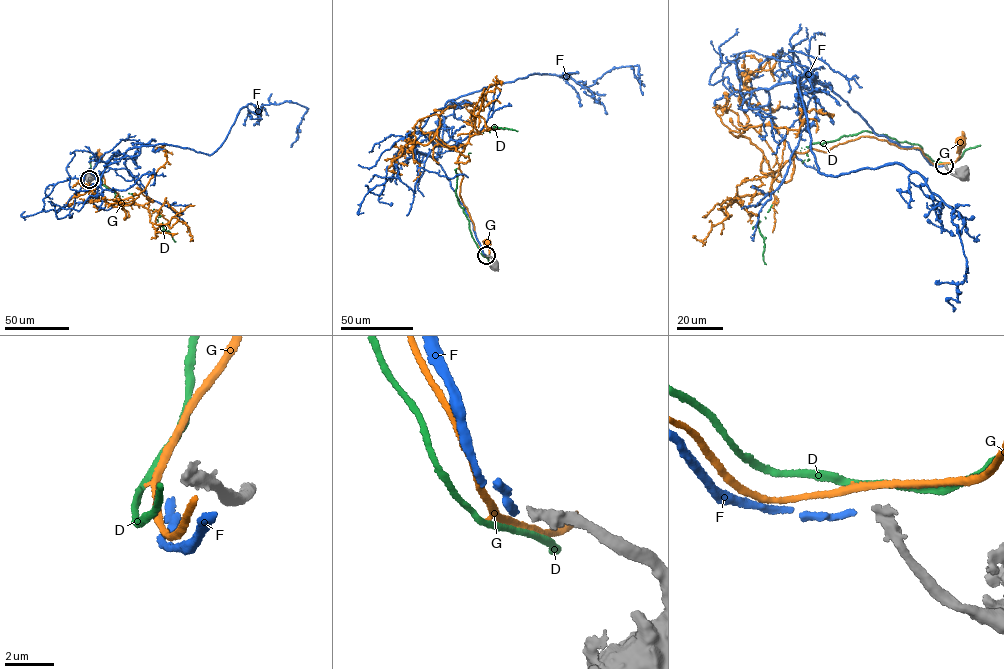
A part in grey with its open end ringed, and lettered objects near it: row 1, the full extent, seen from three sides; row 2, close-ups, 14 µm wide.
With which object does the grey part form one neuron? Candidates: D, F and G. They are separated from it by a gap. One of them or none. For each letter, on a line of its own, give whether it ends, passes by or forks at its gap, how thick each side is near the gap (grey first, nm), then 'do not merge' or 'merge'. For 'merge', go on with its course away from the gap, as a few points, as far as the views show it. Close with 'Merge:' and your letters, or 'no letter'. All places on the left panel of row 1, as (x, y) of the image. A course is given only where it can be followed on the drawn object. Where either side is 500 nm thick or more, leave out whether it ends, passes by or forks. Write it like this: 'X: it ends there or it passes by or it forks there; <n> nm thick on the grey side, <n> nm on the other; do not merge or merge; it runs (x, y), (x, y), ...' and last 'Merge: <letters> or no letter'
D: it passes by; 400 nm thick on the grey side, 260 nm on the other; do not merge
F: it ends there; 400 nm thick on the grey side, 280 nm on the other; merge; it runs (89, 180), (137, 147), (164, 143), (212, 154), (251, 103), (287, 101), (306, 108), (290, 147)
G: it passes by; 400 nm thick on the grey side, 280 nm on the other; do not merge
Merge: F

